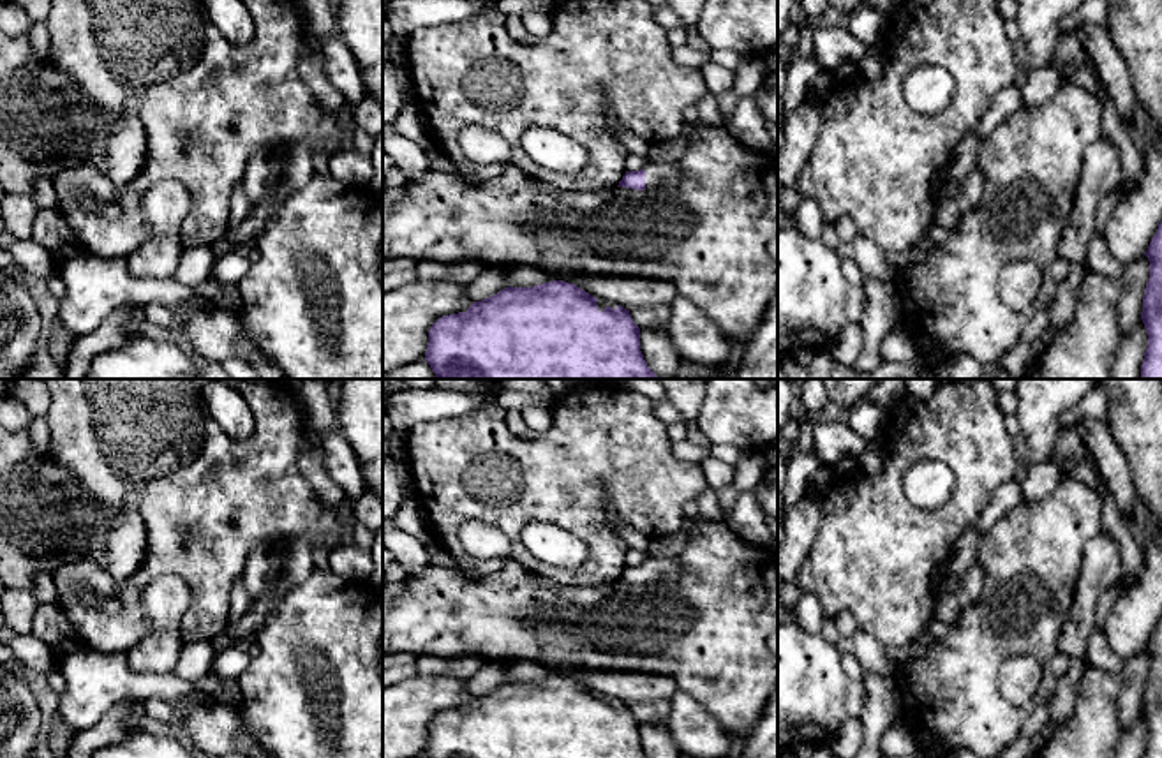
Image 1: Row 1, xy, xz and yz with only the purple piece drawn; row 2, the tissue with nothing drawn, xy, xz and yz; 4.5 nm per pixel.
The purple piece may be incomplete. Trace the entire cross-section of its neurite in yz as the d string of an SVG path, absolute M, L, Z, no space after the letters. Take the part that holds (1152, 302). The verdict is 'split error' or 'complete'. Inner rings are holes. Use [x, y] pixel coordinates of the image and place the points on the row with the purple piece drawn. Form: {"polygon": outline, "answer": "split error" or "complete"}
{"polygon": "M1162 220L1144 256L1150 261L1150 279L1143 296L1141 319L1148 333L1148 347L1141 365L1139 379L1162 379Z", "answer": "complete"}

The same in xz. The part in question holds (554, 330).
{"polygon": "M562 280L510 286L466 312L439 317L428 330L425 360L437 379L661 379L644 360L640 328L629 310Z", "answer": "split error"}

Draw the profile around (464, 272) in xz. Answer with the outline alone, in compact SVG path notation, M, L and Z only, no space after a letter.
M416 261L414 273L418 280L446 280L460 286L471 284L485 268L481 261L437 263Z

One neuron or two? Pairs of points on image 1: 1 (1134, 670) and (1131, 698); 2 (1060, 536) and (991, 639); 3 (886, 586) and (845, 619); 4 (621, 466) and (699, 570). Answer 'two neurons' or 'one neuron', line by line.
1: one neuron
2: one neuron
3: two neurons
4: two neurons

